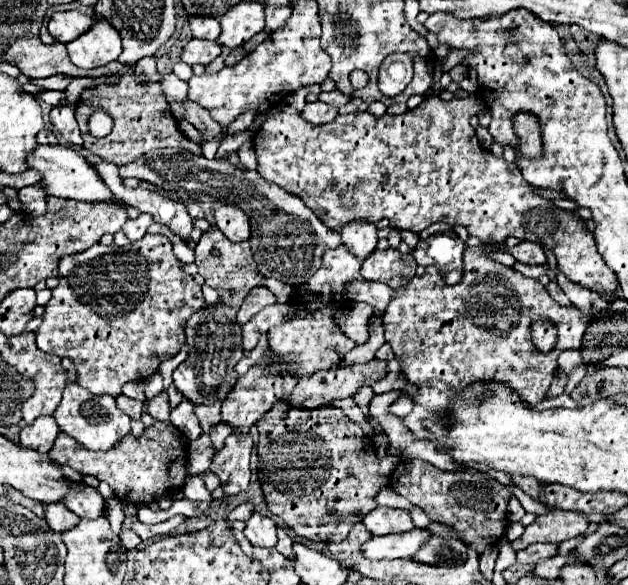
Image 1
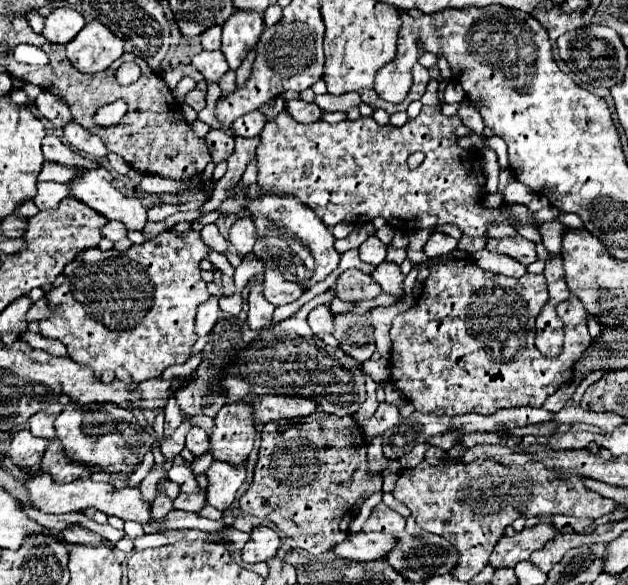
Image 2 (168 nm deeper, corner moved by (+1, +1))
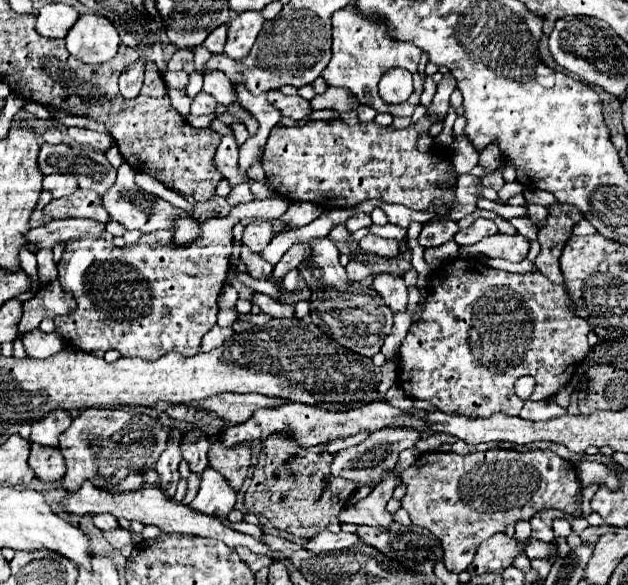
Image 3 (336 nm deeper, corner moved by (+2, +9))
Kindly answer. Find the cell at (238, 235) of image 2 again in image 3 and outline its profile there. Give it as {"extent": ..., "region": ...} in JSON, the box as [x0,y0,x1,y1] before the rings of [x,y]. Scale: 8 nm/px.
{"extent":[242,220,274,252],"region":[[[252,220],[242,234],[242,244],[248,246],[252,252],[260,252],[274,236],[272,224],[268,220]]]}

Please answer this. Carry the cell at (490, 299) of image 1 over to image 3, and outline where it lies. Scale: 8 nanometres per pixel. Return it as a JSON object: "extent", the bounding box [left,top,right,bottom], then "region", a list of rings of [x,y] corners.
{"extent":[398,260,590,416],"region":[[[454,260],[450,264],[442,264],[440,268],[436,268],[430,276],[430,288],[428,288],[428,296],[422,304],[422,312],[420,312],[420,320],[414,322],[406,334],[406,338],[402,340],[402,346],[400,346],[400,372],[398,372],[398,384],[404,388],[404,392],[410,396],[410,398],[420,398],[420,400],[426,400],[430,404],[434,404],[438,410],[446,412],[446,414],[462,414],[462,416],[492,416],[492,414],[508,414],[508,416],[518,416],[522,406],[524,406],[524,400],[520,400],[516,394],[514,394],[514,382],[520,378],[520,376],[534,376],[536,378],[536,388],[530,396],[530,400],[546,400],[546,398],[552,398],[562,386],[568,384],[568,380],[572,378],[576,366],[586,358],[586,354],[590,352],[590,344],[586,340],[590,332],[590,326],[588,326],[588,320],[584,320],[582,316],[578,316],[572,308],[572,302],[570,302],[570,296],[568,296],[568,290],[566,286],[562,284],[554,284],[550,280],[546,280],[546,276],[542,272],[526,272],[526,274],[510,274],[510,272],[504,272],[504,270],[496,270],[496,268],[490,268],[490,266],[484,266],[480,260]]]}

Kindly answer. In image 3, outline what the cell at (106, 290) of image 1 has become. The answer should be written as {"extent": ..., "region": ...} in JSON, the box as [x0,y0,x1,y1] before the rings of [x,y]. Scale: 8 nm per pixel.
{"extent":[54,196,288,362],"region":[[[282,196],[238,204],[230,210],[228,216],[198,220],[200,234],[186,246],[176,246],[172,242],[176,228],[144,234],[138,242],[134,242],[134,246],[126,248],[118,248],[102,238],[86,238],[66,244],[64,254],[58,262],[58,280],[62,288],[76,298],[78,306],[74,312],[54,318],[56,332],[70,346],[84,352],[118,350],[122,356],[138,356],[148,362],[158,360],[172,350],[182,356],[194,356],[200,348],[202,336],[216,324],[216,298],[228,272],[228,256],[232,254],[232,226],[242,218],[278,220],[286,210],[288,200]]]}

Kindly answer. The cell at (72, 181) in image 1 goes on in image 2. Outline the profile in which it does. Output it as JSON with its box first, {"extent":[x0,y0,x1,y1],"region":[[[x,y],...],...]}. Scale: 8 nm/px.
{"extent":[71,168,147,230],"region":[[[97,168],[97,170],[83,170],[79,174],[79,178],[75,178],[71,184],[71,194],[75,198],[79,198],[81,202],[85,202],[87,206],[91,206],[93,210],[97,210],[99,214],[103,214],[107,220],[117,220],[121,222],[127,230],[143,230],[147,224],[147,208],[141,204],[141,200],[133,194],[133,190],[117,180],[107,168]]]}

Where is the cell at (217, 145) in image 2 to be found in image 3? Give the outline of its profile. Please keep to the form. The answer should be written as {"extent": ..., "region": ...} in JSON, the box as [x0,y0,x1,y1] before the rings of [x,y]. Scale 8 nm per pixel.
{"extent":[214,134,246,184],"region":[[[232,134],[222,136],[220,144],[216,148],[214,166],[224,178],[228,178],[230,184],[238,184],[238,182],[246,180],[246,174],[236,168],[236,162],[238,162],[238,144],[236,144],[234,136]]]}

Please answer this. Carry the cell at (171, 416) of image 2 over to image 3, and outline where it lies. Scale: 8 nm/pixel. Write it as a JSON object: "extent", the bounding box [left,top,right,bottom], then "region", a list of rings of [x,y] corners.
{"extent":[156,428,182,496],"region":[[[176,428],[170,430],[170,438],[168,438],[168,444],[166,444],[166,450],[160,454],[160,458],[156,462],[156,472],[160,474],[160,482],[162,482],[160,488],[162,488],[162,492],[166,496],[174,496],[178,480],[180,480],[180,474],[178,474],[178,464],[182,460],[180,438],[182,438],[180,430],[176,430]]]}

